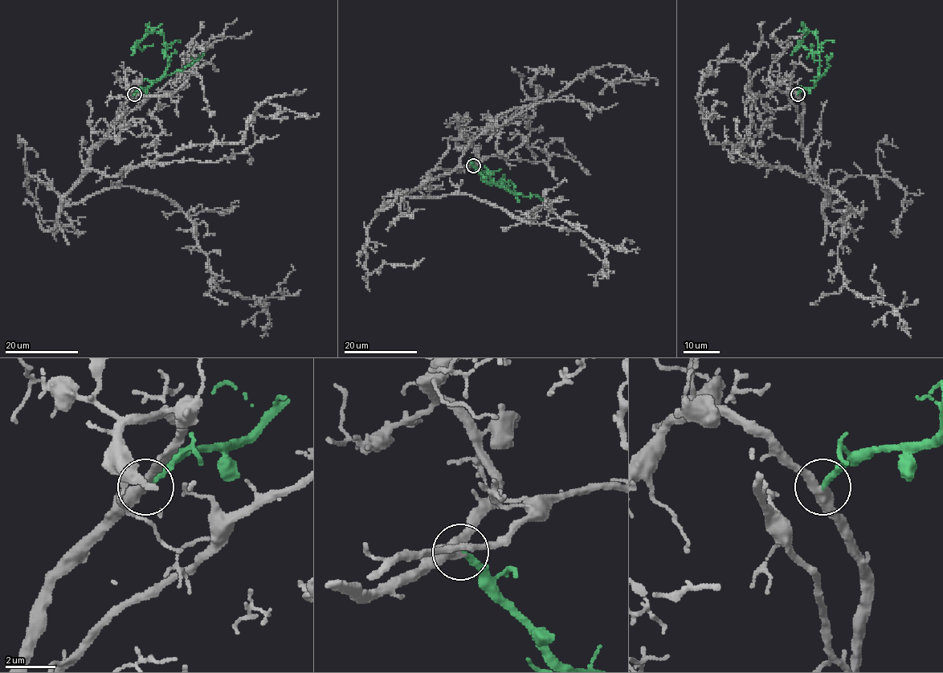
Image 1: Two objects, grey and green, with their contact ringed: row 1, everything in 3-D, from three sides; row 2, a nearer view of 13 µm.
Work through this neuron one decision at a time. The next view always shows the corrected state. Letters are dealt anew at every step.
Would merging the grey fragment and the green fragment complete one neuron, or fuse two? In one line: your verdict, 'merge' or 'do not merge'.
merge

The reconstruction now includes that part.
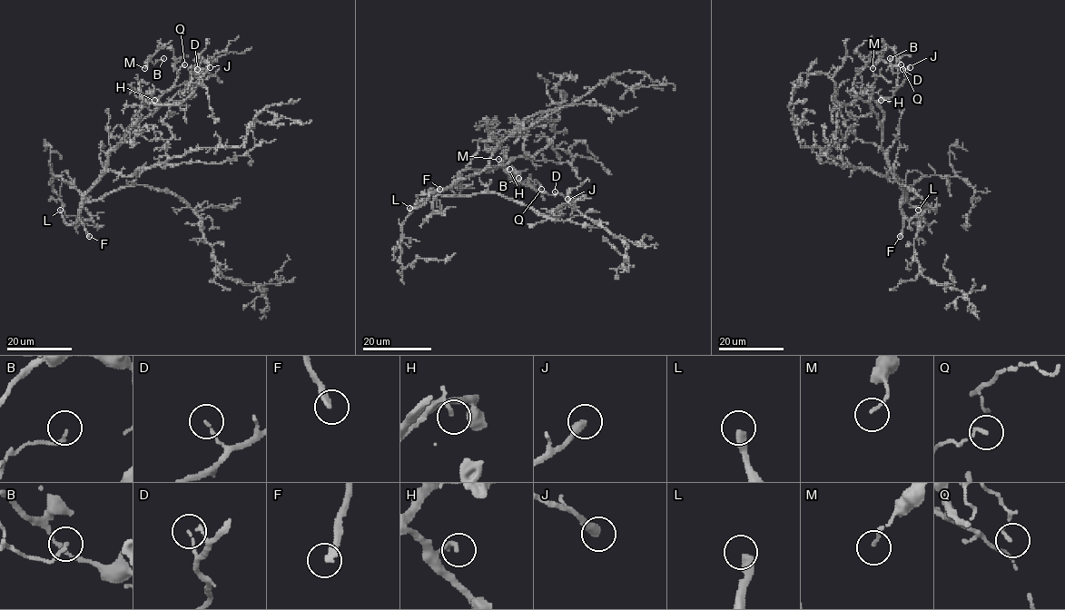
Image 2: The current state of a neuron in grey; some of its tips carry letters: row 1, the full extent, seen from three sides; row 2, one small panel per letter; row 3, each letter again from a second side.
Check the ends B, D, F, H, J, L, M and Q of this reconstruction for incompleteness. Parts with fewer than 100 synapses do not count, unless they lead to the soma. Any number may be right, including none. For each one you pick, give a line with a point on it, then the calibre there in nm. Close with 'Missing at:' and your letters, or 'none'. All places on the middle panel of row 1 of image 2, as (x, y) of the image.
F: at (439, 189); 280 nm thick
L: at (409, 208); 400 nm thick
Missing at: F, L

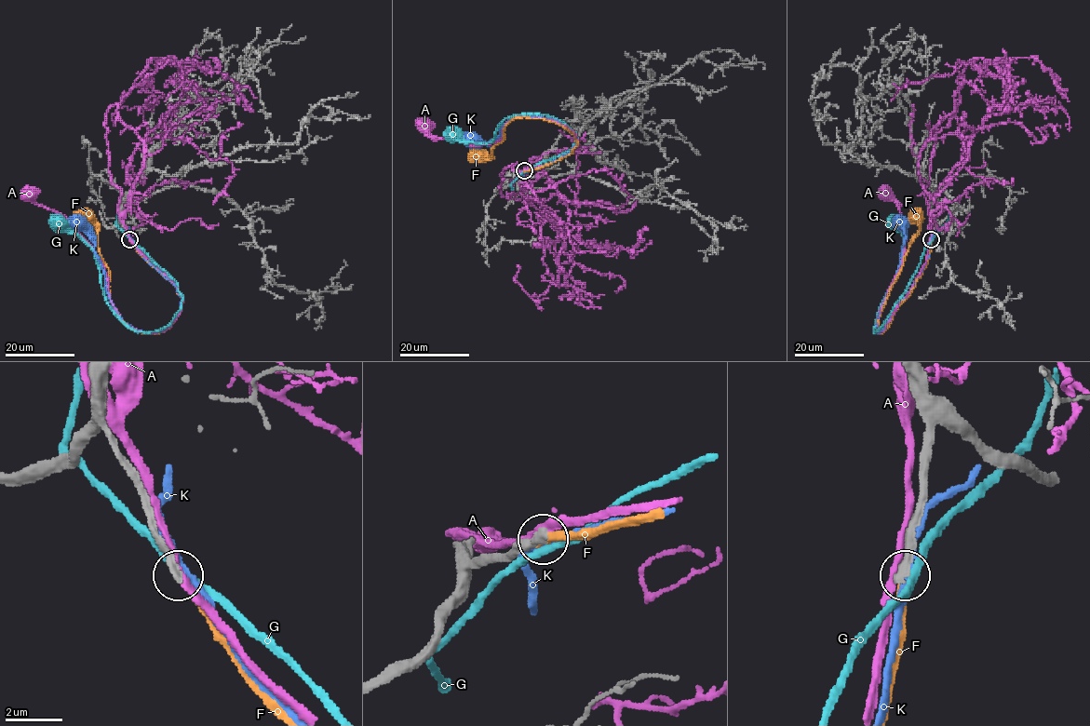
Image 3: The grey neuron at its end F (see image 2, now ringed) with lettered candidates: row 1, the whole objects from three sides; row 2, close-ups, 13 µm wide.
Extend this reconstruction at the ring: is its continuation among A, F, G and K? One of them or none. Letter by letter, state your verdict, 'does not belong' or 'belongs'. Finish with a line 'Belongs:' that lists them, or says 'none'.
A: does not belong
F: belongs
G: does not belong
K: does not belong
Belongs: F

